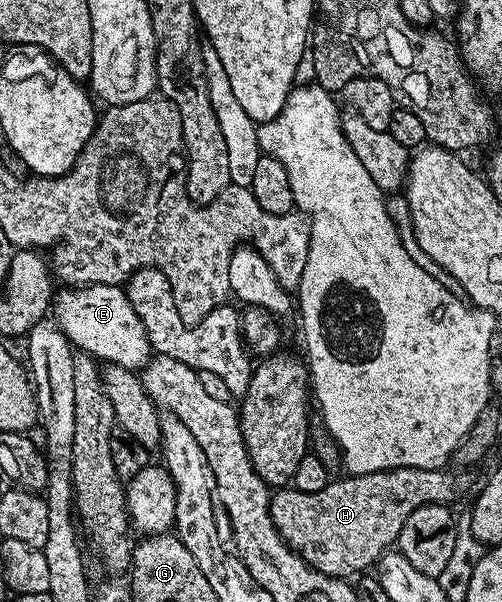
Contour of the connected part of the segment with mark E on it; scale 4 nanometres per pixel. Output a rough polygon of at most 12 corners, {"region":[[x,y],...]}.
{"region":[[123,285],[64,288],[54,319],[77,351],[139,371],[148,333]]}

